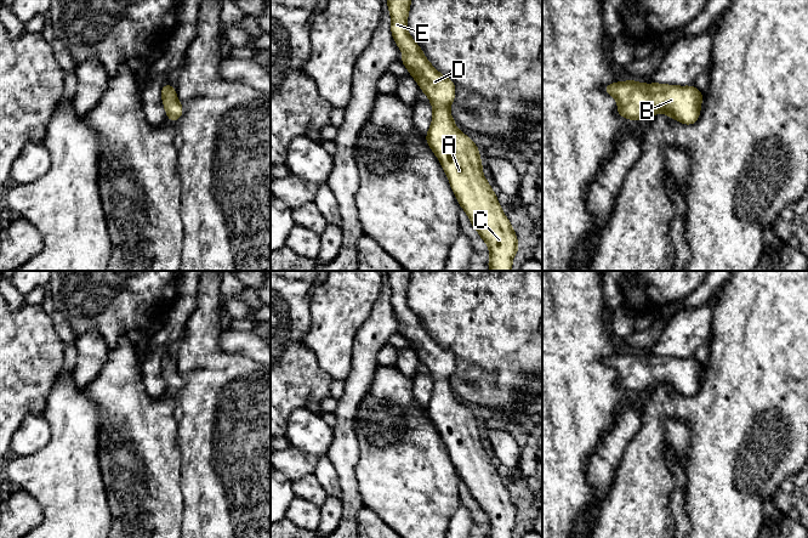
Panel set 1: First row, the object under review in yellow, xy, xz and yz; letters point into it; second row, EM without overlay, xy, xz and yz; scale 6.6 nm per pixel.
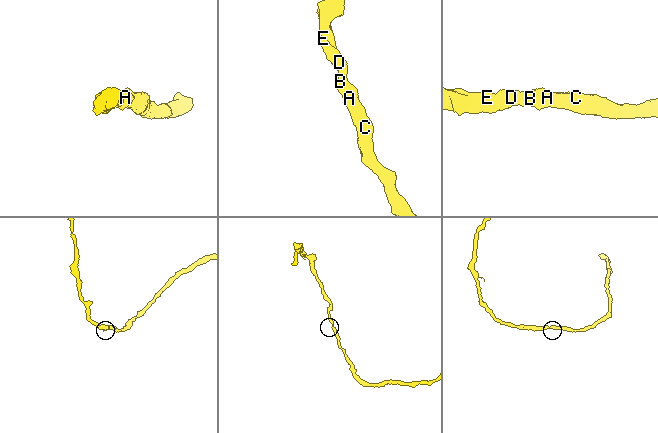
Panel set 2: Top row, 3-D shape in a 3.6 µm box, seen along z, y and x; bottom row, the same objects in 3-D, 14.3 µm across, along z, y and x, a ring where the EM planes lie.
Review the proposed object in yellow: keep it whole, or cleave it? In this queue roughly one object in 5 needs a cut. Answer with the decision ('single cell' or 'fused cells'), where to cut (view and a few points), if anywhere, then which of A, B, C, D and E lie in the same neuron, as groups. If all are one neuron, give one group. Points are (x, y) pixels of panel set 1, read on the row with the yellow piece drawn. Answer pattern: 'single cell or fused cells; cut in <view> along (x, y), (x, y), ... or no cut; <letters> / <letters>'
single cell; no cut; A B C D E

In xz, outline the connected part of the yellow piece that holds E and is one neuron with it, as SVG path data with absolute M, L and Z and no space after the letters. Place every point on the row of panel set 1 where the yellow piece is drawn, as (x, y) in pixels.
M387 0L394 43L403 51L402 63L417 81L433 107L426 142L439 159L460 206L486 243L490 271L512 271L512 260L520 248L516 231L506 217L482 170L479 148L455 126L449 107L455 100L455 84L443 77L425 57L408 33L411 0Z

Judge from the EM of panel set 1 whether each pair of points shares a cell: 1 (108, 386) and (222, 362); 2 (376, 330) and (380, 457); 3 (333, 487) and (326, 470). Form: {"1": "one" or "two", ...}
{"1": "two", "2": "two", "3": "one"}

